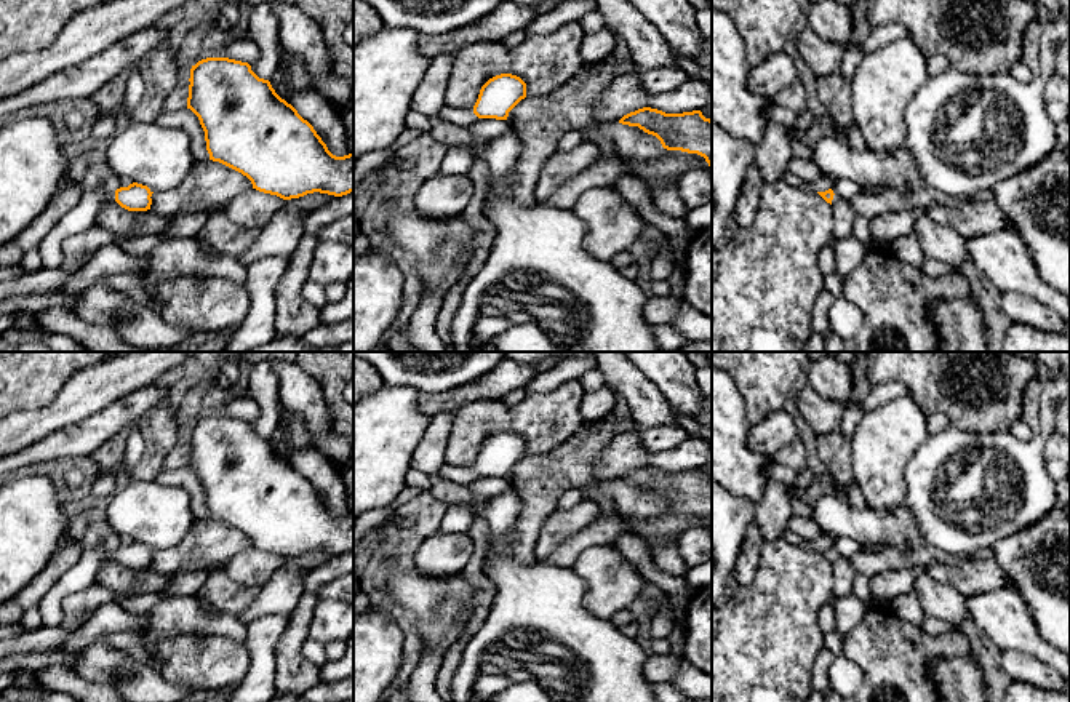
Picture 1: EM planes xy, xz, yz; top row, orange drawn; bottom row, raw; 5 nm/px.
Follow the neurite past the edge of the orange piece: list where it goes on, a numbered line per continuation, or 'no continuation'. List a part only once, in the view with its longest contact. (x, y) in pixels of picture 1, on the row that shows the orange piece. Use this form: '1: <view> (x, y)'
1: xy (82, 216)

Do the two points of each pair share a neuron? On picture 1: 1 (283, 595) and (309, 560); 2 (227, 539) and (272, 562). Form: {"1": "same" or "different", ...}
{"1": "same", "2": "different"}

